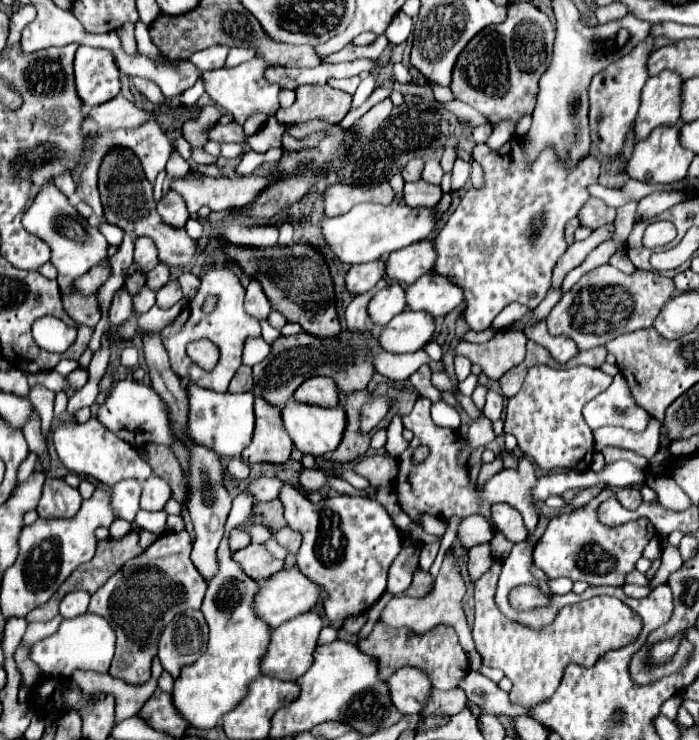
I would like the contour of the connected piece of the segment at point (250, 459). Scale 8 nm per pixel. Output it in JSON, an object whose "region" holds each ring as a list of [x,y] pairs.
{"region":[[[256,398],[256,428],[252,444],[242,452],[242,460],[248,464],[270,462],[282,464],[290,458],[294,444],[282,426],[282,410],[270,406],[264,398]]]}

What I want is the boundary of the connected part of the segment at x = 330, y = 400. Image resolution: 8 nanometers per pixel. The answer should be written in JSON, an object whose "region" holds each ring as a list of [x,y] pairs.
{"region":[[[316,376],[306,380],[296,392],[294,392],[296,402],[304,404],[314,404],[314,406],[338,406],[340,404],[340,390],[334,386],[332,378],[326,376]]]}

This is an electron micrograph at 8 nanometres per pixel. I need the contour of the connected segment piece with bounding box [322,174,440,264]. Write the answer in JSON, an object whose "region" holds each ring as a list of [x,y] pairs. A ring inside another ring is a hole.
{"region":[[[400,174],[392,178],[392,184],[396,184],[396,196],[388,206],[364,202],[364,204],[356,204],[348,214],[342,214],[336,218],[324,218],[322,222],[324,240],[328,246],[332,246],[334,254],[344,264],[360,264],[360,262],[386,258],[390,252],[400,250],[412,242],[424,240],[436,232],[436,222],[440,220],[440,212],[410,208],[402,196],[404,180]]]}

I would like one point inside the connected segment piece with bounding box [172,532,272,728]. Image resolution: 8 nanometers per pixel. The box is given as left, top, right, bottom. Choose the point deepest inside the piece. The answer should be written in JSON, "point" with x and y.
{"point":[215,683]}

